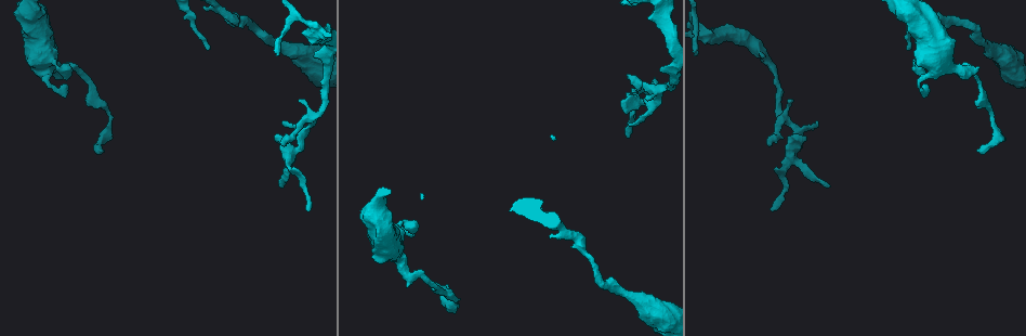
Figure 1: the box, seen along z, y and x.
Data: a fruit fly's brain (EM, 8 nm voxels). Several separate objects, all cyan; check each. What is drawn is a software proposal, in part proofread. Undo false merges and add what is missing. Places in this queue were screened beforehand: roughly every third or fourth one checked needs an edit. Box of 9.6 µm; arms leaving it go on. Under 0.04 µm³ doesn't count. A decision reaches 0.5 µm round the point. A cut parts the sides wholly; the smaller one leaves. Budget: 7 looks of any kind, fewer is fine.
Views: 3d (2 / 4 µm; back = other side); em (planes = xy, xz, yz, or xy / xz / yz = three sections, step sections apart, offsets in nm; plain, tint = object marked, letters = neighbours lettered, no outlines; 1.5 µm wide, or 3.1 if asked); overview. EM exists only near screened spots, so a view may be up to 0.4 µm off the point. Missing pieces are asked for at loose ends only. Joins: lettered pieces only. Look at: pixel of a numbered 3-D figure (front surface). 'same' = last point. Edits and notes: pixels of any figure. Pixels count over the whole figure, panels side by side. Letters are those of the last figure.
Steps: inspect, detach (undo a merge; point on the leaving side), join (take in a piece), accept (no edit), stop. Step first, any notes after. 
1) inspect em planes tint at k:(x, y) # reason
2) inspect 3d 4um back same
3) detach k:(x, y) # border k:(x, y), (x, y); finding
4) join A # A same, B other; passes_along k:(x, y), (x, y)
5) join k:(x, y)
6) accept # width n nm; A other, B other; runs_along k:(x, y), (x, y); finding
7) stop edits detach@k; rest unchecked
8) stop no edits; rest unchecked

inspect 3d 4um at 1:(435, 284)

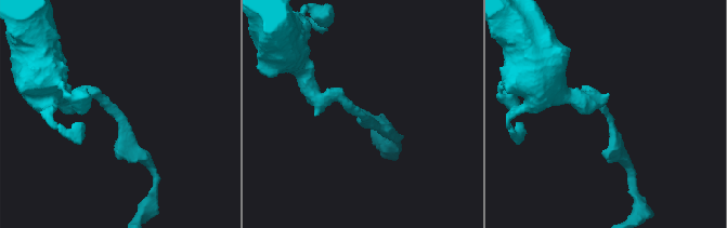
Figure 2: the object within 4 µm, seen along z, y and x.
inspect em yz step 4 tint at 2:(608, 118) # arm_widths 220, 220 nm; now the EM

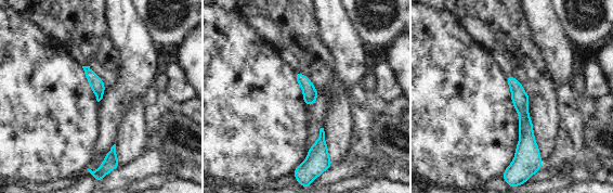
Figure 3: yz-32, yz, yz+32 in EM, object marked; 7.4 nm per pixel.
inspect em xy step 4 letters same

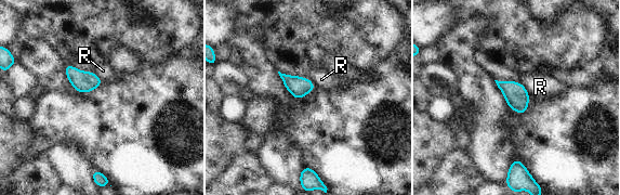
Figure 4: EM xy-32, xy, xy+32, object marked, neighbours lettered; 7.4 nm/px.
accept # R other; border 4:(519, 82), (529, 94); all the same neuron

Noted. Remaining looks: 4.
inspect 3d 2um at 1:(984, 151)

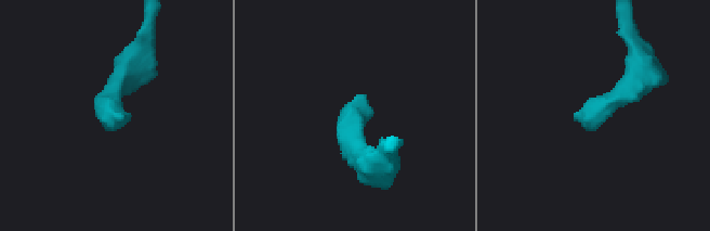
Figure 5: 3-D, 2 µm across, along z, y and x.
inspect em planes plain at 5:(131, 115) # shape alone is not enough

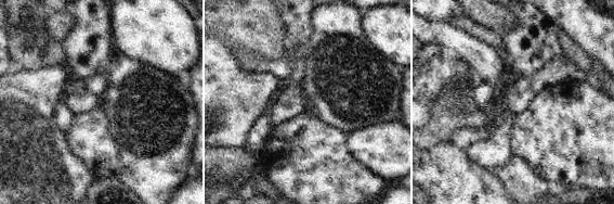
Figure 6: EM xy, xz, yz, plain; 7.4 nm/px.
inspect em planes letters same

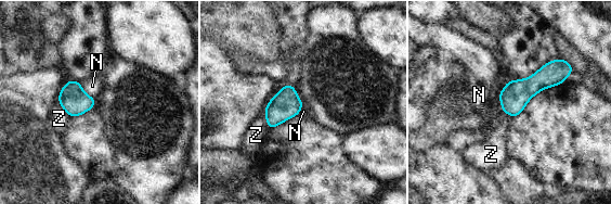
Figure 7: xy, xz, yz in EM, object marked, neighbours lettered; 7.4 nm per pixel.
accept # N other, Z other; border 7:(80, 83), (83, 91), (95, 98); none of them fits

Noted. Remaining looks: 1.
stop no edits; rest unchecked

